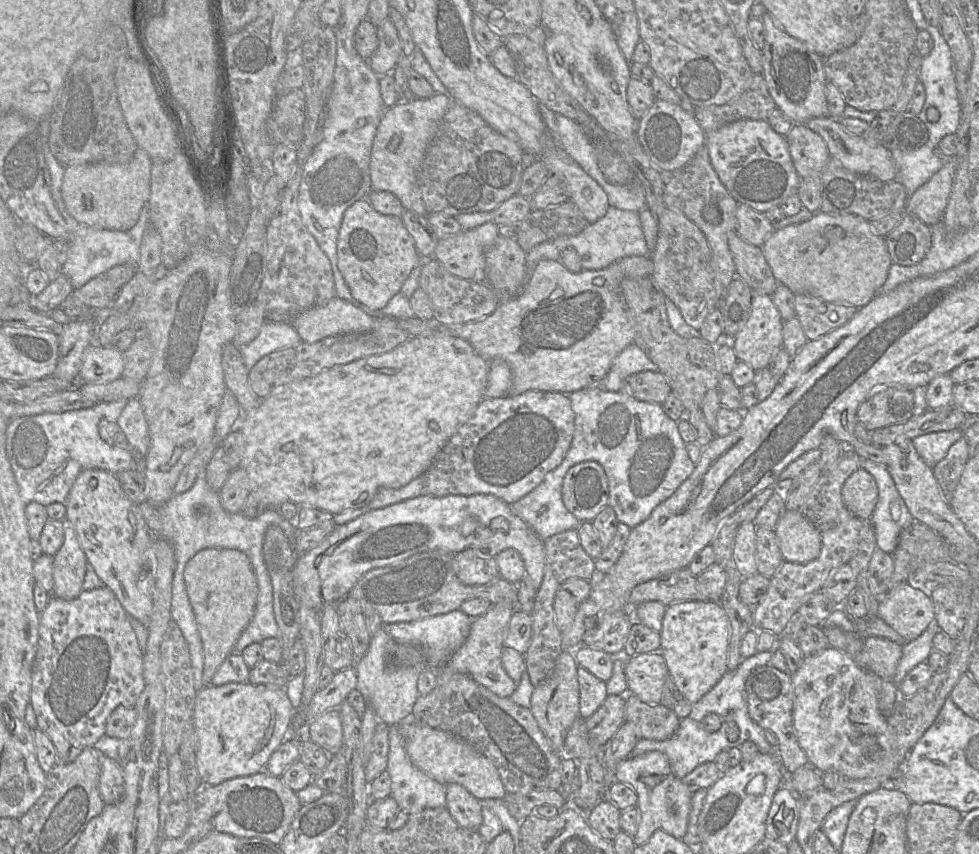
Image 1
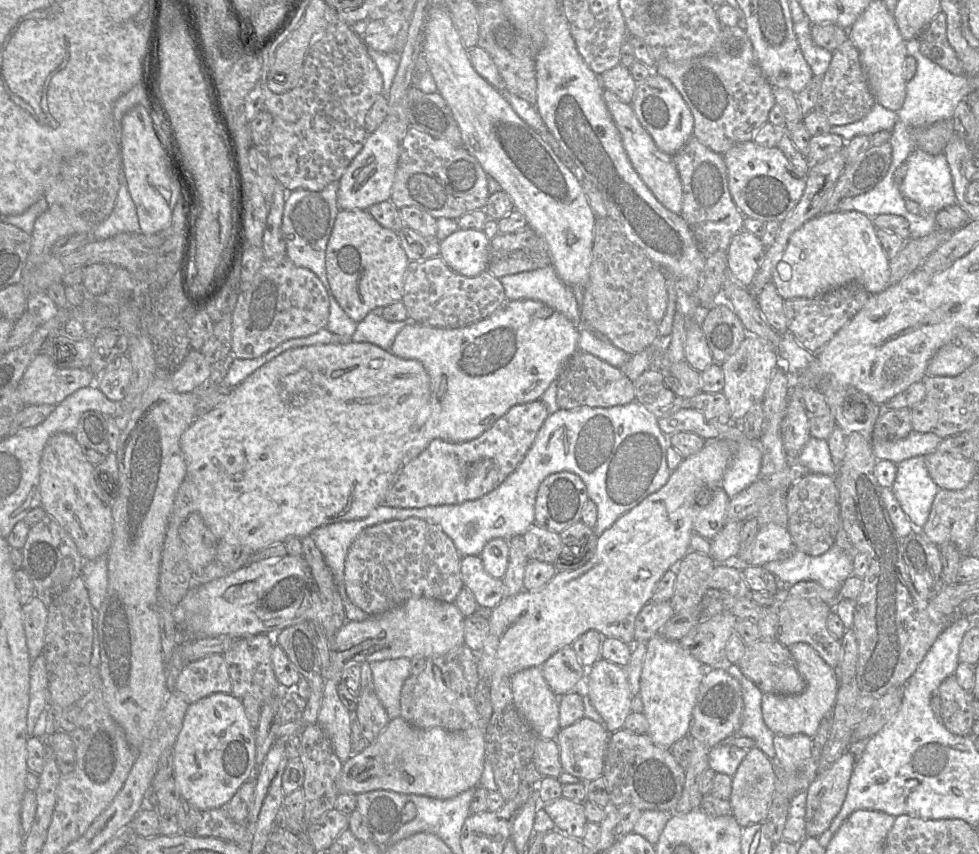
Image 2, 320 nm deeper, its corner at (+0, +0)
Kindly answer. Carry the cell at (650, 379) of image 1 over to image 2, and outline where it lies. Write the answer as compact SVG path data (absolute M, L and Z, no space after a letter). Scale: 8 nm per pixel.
M576 351L565 362L557 382L556 400L559 410L580 407L611 408L627 405L635 401L634 383L620 368L611 366L596 356L583 351Z

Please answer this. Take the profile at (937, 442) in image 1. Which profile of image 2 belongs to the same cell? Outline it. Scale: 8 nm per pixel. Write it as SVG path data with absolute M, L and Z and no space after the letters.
M915 456L897 464L897 475L891 487L909 520L923 528L940 487L932 480L925 464L925 456Z

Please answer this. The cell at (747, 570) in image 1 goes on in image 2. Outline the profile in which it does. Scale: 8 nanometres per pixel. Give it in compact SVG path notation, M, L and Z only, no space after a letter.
M722 488L705 491L713 491L713 495L708 504L696 509L693 530L694 533L711 540L727 523L726 512L730 497Z

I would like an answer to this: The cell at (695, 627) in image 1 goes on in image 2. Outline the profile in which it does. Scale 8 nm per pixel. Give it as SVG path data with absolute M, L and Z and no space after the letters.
M656 634L647 642L647 651L640 676L639 696L646 717L648 735L660 747L670 749L687 736L698 689L708 668L682 648L679 641Z

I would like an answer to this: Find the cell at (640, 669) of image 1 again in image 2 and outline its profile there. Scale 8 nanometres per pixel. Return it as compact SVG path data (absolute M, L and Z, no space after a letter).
M600 658L588 669L583 687L603 718L606 730L612 734L623 728L633 698L626 667Z

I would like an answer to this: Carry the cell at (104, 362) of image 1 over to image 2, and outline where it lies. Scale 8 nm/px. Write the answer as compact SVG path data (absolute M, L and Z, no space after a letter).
M39 352L26 368L17 390L24 406L56 406L78 389L92 385L95 380L89 368L60 369L47 354Z

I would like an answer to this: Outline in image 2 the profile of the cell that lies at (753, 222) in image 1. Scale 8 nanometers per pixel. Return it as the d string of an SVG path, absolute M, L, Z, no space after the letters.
M744 229L736 233L726 251L728 274L741 286L748 288L759 269L766 248L754 234Z

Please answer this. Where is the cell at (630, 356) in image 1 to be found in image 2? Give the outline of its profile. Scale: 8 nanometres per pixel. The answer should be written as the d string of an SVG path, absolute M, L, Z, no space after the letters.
M580 327L578 350L592 354L611 366L622 368L630 355L614 347L603 336L586 327Z

